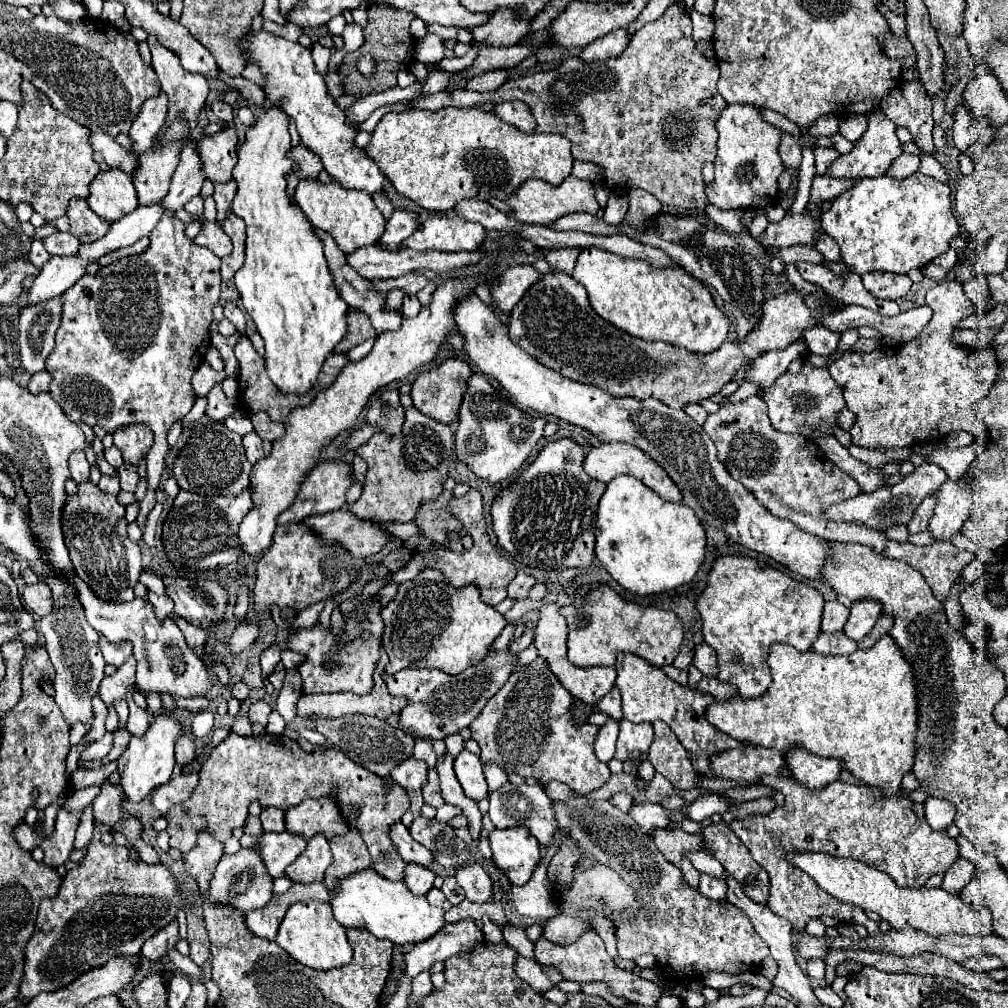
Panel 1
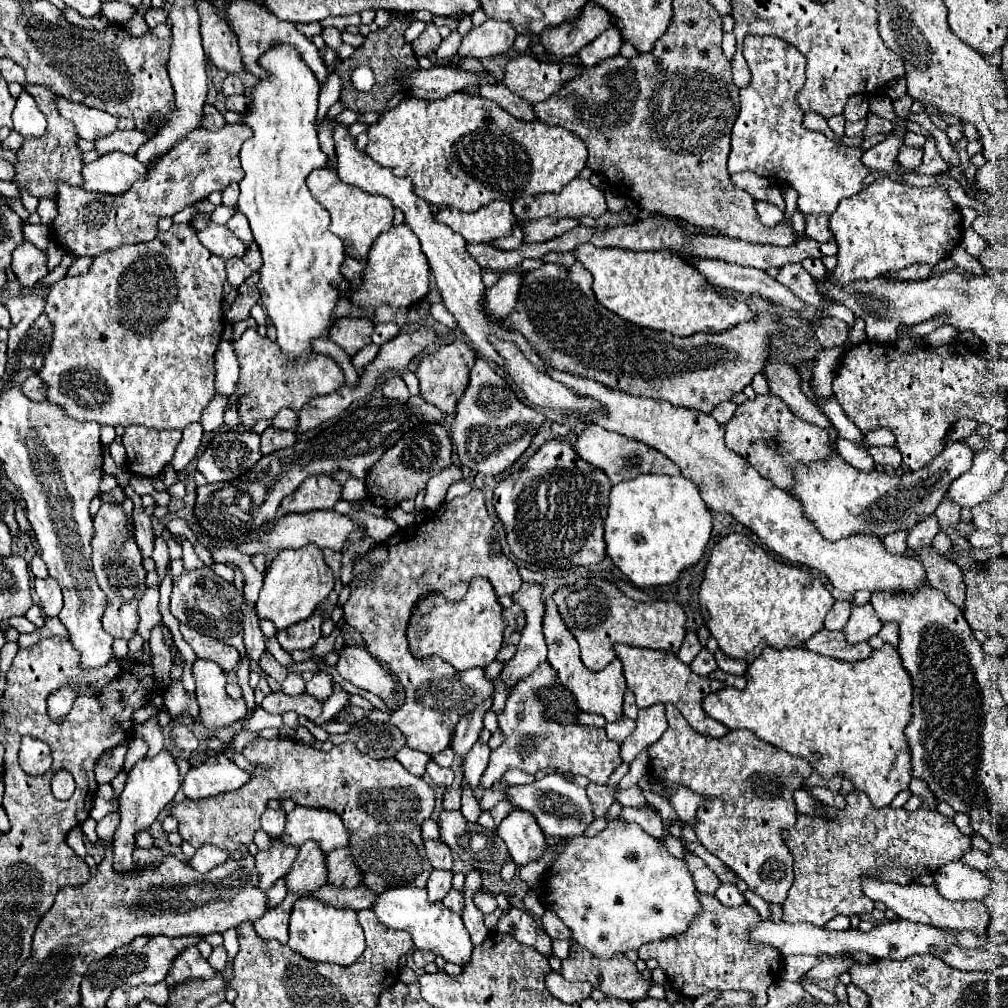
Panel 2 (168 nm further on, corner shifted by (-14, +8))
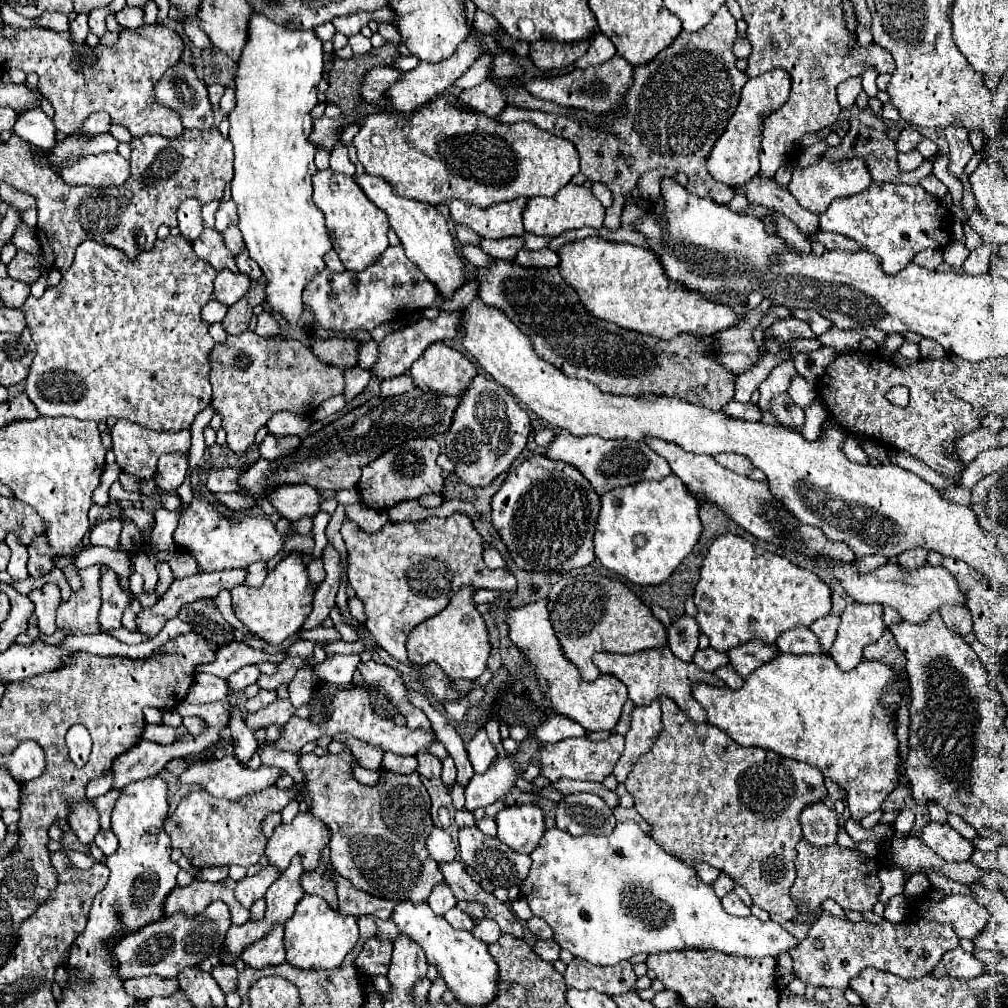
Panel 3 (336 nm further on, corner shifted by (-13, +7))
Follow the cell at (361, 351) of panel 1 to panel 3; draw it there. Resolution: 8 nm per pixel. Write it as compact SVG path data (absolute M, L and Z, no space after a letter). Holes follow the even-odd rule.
M353 366L353 368L347 368L345 370L345 398L347 402L351 402L357 394L361 394L365 390L365 386L369 384L369 378L371 378L371 372L367 368L361 368L361 366Z

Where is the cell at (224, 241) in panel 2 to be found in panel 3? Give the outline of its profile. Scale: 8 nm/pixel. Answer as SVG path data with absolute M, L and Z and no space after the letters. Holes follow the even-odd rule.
M205 228L203 234L197 240L193 240L193 250L201 260L209 262L215 270L229 268L233 272L239 272L233 254L225 248L223 236L213 228Z

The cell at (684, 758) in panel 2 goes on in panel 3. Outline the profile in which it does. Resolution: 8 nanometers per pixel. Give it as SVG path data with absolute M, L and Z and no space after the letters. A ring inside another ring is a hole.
M661 696L659 702L663 710L663 730L649 754L637 760L625 780L627 792L635 798L637 812L653 824L657 844L681 858L687 866L697 860L709 862L739 882L751 894L755 906L791 920L793 914L797 914L789 896L789 888L795 880L795 846L803 838L799 814L807 804L825 798L827 788L823 774L809 764L789 760L777 752L741 746L711 724L695 724L665 696Z

